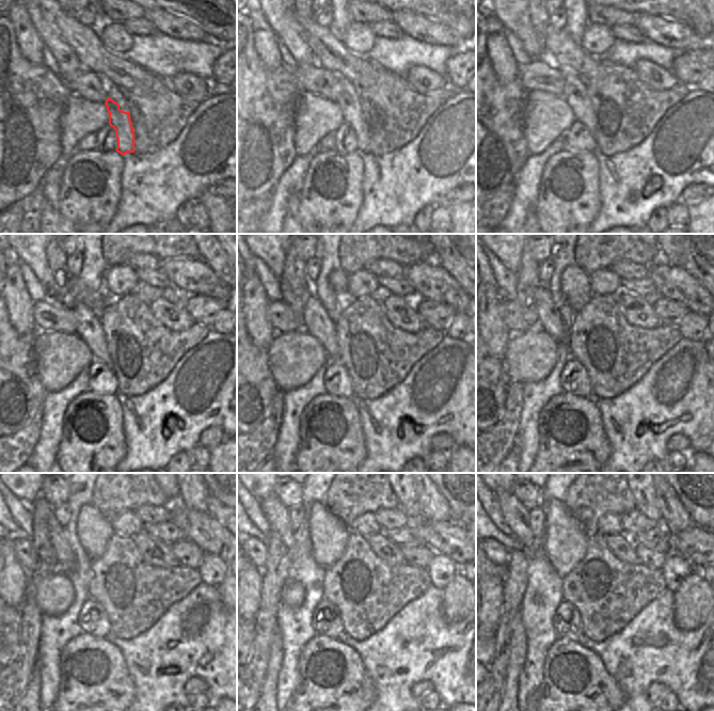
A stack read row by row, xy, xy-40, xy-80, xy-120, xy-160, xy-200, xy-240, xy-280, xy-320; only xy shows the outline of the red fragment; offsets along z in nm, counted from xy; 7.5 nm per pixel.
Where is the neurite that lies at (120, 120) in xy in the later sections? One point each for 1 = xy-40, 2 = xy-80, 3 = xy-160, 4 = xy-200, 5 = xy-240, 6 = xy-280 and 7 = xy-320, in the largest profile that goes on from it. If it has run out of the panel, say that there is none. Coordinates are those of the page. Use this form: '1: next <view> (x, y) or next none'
1: next xy-40 (350, 108)
2: next xy-80 (574, 92)
3: next xy-160 (317, 322)
4: next xy-200 (551, 321)
5: next xy-240 (64, 554)
6: next xy-280 (278, 516)
7: next xy-320 (517, 517)

